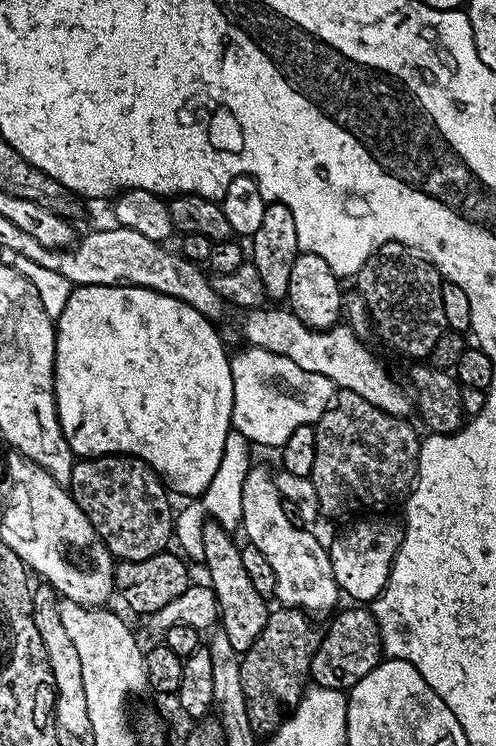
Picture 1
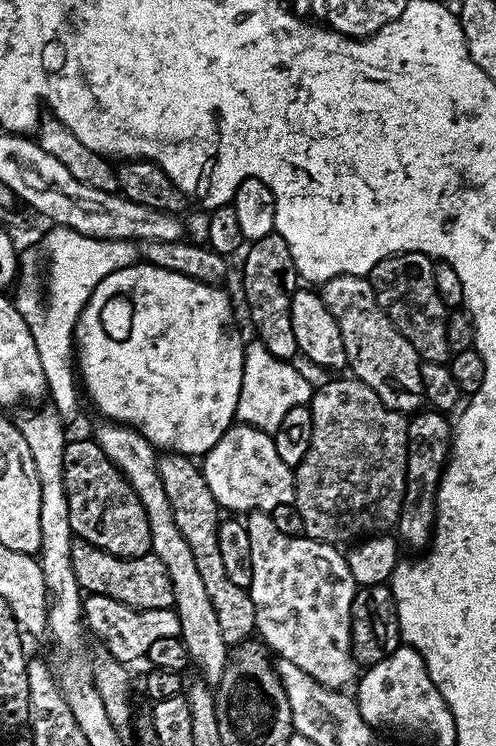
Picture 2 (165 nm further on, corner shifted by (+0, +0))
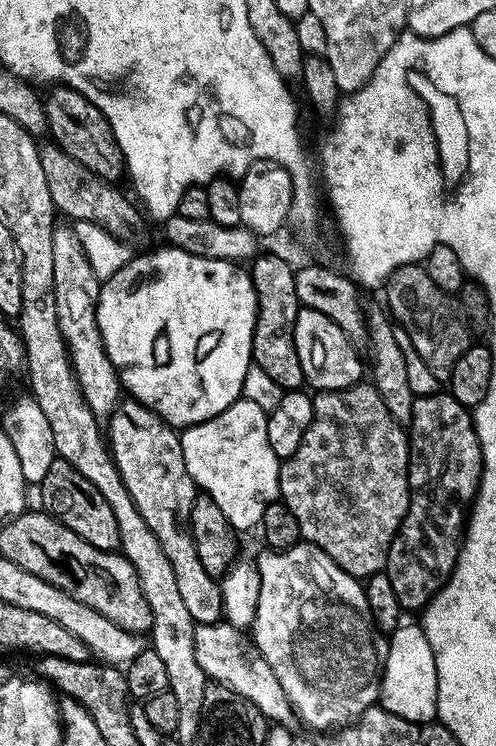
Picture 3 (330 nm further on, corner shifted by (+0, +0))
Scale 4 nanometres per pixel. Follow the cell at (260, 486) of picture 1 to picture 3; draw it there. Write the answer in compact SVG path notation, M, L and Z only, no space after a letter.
M299 542L292 548L280 551L264 550L260 557L255 557L254 563L258 570L260 589L258 590L258 610L250 629L250 640L266 662L273 667L275 677L282 684L282 690L285 691L288 701L292 704L293 713L298 720L309 724L312 728L328 728L324 730L339 730L356 723L360 715L373 707L380 699L380 675L384 672L384 658L388 654L388 641L385 633L381 632L372 621L370 606L366 602L364 593L364 584L357 577L346 574L346 570L339 568L321 548L316 548L307 542Z

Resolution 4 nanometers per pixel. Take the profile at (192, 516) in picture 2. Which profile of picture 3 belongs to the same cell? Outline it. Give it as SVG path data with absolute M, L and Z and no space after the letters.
M124 398L106 421L106 440L134 506L138 506L146 526L150 526L162 550L166 550L170 566L174 566L178 594L186 610L190 610L190 618L197 625L220 622L224 614L220 585L217 577L206 574L192 537L192 511L198 489L190 478L190 470L186 470L186 458L182 458L180 432L145 404Z

